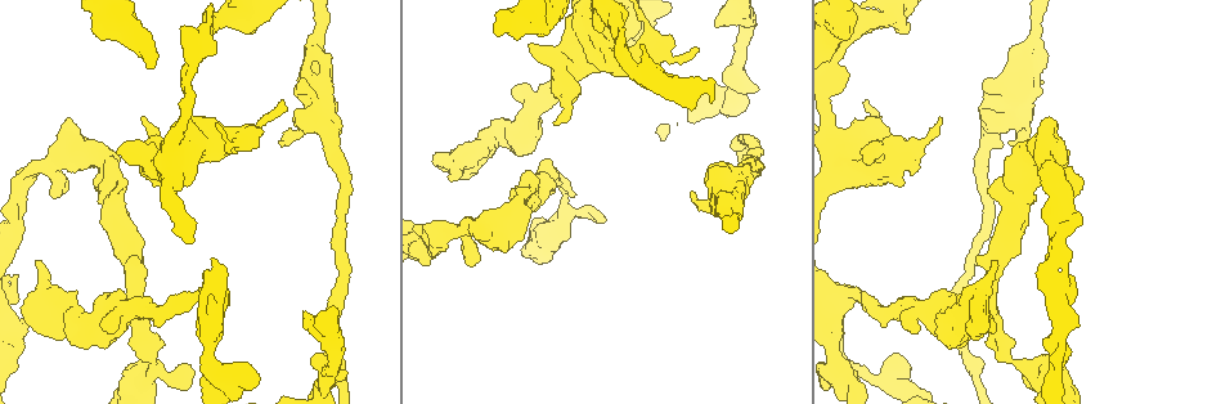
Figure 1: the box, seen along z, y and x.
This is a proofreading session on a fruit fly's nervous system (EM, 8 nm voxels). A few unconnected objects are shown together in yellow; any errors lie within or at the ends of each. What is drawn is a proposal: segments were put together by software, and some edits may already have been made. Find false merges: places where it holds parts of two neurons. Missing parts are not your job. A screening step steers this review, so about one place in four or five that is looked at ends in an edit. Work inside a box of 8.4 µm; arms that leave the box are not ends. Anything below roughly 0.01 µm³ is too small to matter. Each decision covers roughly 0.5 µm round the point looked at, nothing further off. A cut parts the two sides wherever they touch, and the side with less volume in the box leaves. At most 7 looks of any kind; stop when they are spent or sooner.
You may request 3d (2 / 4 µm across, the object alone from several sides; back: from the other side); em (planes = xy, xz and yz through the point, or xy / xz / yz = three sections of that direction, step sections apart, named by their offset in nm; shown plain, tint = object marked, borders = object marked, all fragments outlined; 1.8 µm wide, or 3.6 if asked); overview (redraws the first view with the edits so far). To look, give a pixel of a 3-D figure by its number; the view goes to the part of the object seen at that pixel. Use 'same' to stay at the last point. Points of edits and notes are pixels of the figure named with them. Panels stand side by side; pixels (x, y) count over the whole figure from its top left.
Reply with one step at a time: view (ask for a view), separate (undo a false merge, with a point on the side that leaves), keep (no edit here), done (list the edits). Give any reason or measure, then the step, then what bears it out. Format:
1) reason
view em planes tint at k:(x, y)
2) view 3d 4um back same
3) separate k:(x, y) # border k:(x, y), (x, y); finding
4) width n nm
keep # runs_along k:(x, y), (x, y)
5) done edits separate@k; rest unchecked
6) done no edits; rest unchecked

arms run side by side
view em 3.6um planes tint at 1:(1032, 81)

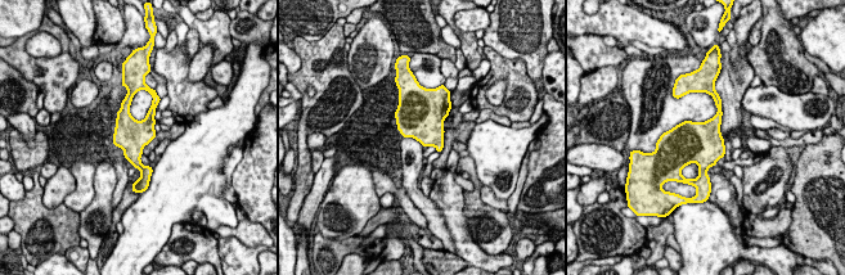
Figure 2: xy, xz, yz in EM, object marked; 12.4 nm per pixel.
keep # all the same neuron

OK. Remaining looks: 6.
four arms meet
view 3d 4um at 1:(97, 325)

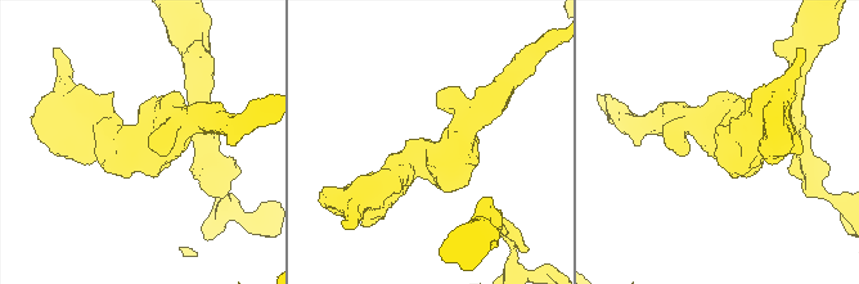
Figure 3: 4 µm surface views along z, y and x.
arms 4; need the tissue
view em xy step 16 tint at 3:(141, 142)

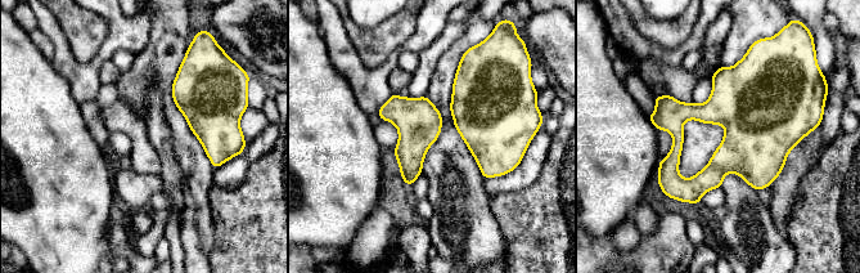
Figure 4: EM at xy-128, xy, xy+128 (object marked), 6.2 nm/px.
another direction
view em planes borders same

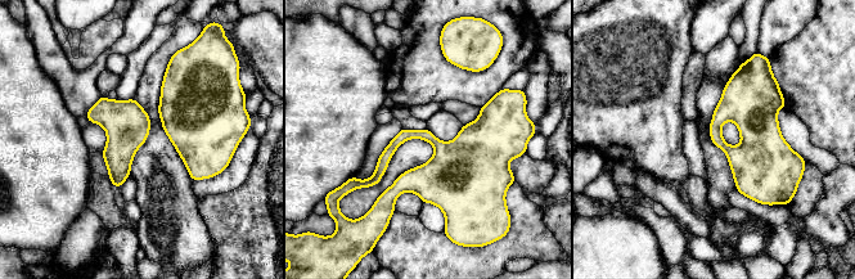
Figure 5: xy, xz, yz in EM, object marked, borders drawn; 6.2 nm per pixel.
width 120 nm
keep # all the same neuron

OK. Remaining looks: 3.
view 3d 4um at 1:(842, 296)

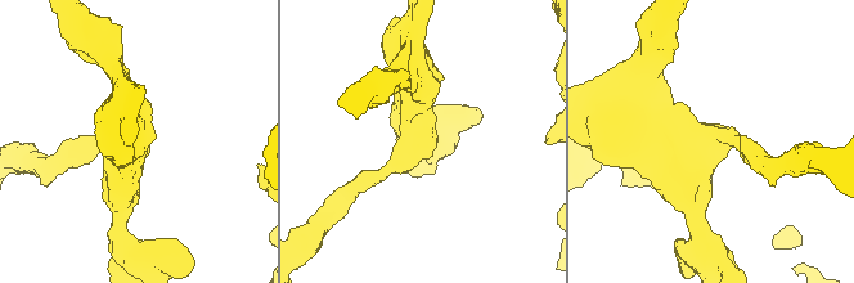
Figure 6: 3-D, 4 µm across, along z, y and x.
view em planes tint at 6:(423, 142)

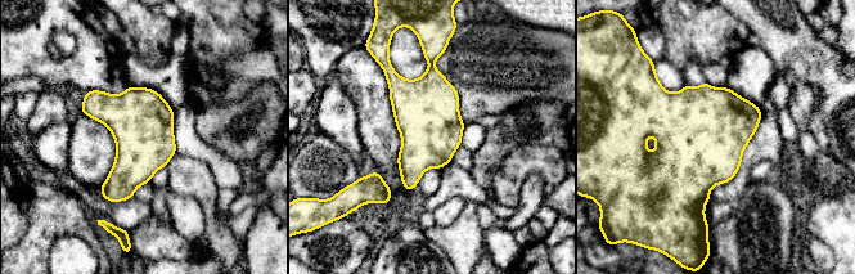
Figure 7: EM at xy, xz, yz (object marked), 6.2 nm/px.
keep # all the same neuron

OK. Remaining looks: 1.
done no edits; rest unchecked

